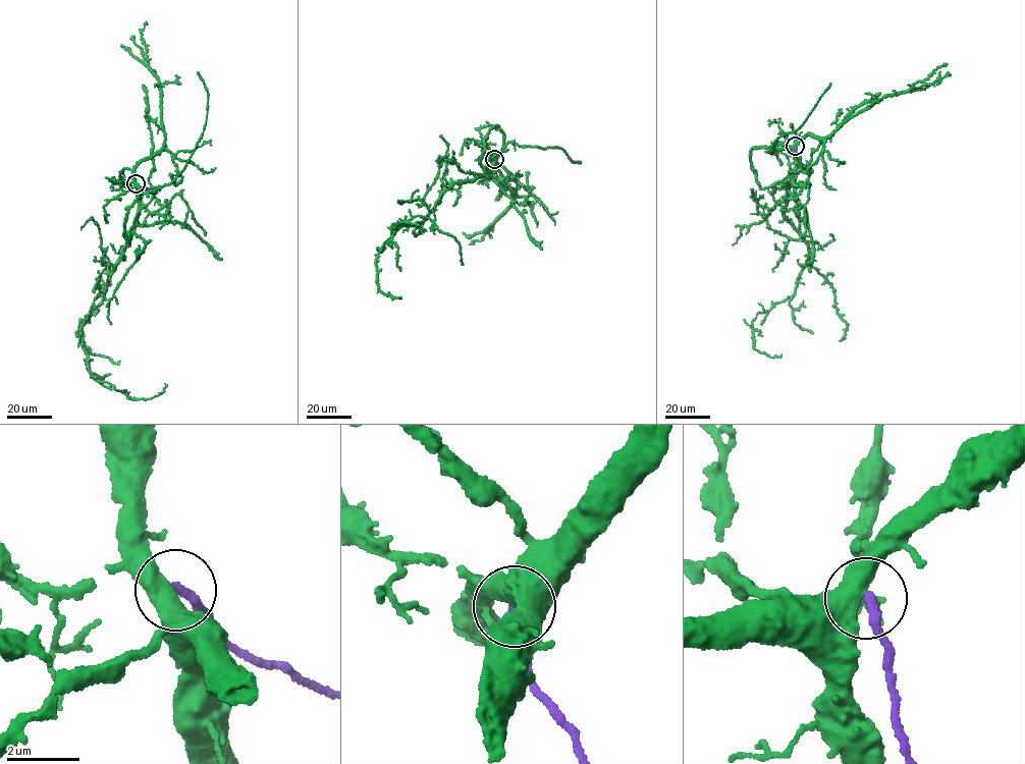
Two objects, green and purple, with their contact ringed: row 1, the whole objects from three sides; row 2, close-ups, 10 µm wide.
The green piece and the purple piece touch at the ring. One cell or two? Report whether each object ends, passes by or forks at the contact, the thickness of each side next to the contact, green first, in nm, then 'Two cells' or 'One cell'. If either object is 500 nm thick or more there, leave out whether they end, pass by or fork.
Thickness 500 nm (green) against 260 nm. Two cells

